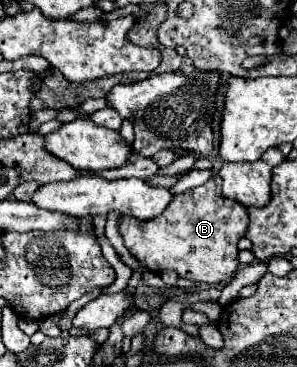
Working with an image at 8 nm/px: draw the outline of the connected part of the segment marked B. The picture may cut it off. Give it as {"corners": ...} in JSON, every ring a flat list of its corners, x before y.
{"corners":[[212,175,204,185,176,195,170,207,162,215,158,215,158,219,148,219,146,223,138,223,138,219,126,219,126,215,122,215,118,231,124,239,126,249,152,273,174,269,180,277,186,279,194,279,200,283,220,283,232,279,234,273,238,271,238,241,242,235,246,235,248,221,250,221,248,209,242,207,240,203,226,199,222,195,220,175]]}

